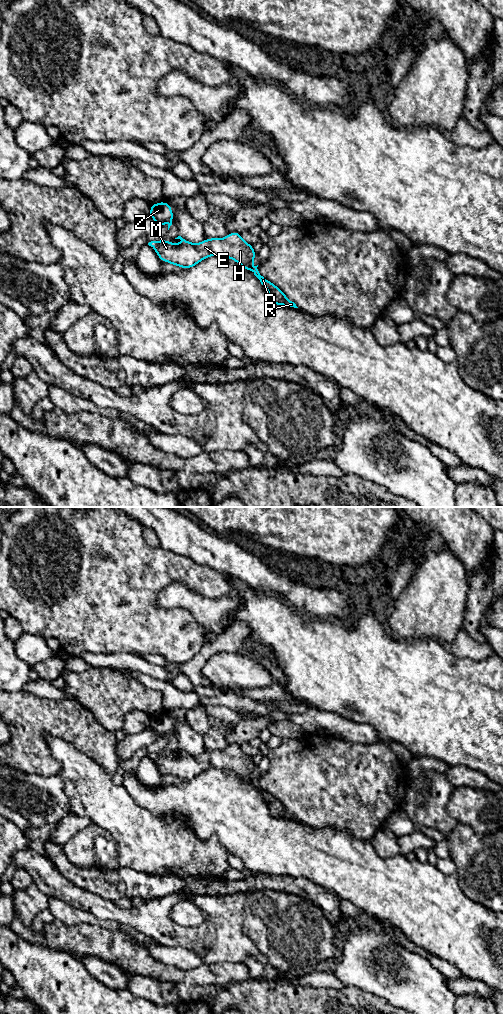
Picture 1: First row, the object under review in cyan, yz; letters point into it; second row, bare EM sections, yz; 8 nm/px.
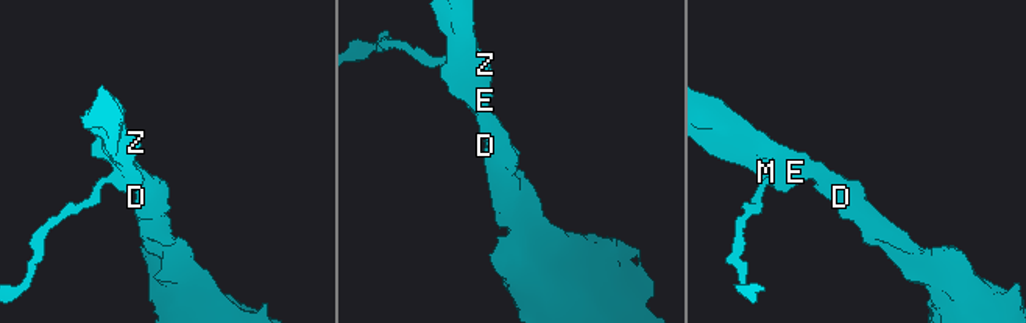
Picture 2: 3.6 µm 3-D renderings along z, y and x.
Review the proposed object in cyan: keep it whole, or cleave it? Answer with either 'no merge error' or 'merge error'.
no merge error

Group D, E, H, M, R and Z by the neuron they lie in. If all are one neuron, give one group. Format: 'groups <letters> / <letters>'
groups D E H M R Z

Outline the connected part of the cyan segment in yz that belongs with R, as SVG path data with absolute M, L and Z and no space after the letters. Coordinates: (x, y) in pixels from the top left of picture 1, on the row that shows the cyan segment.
M230 232L223 239L208 238L197 244L188 242L181 236L175 239L181 240L178 246L173 245L174 240L166 242L165 237L160 241L151 241L148 245L156 251L162 262L169 262L173 266L178 265L182 269L192 268L209 256L230 258L244 269L254 273L267 289L272 304L298 308L280 288L260 275L257 269L258 265L252 265L251 262L255 259L257 253L252 245L243 240L240 233Z

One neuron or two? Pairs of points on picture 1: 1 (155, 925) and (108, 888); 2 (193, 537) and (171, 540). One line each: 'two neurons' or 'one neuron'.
1: two neurons
2: one neuron

